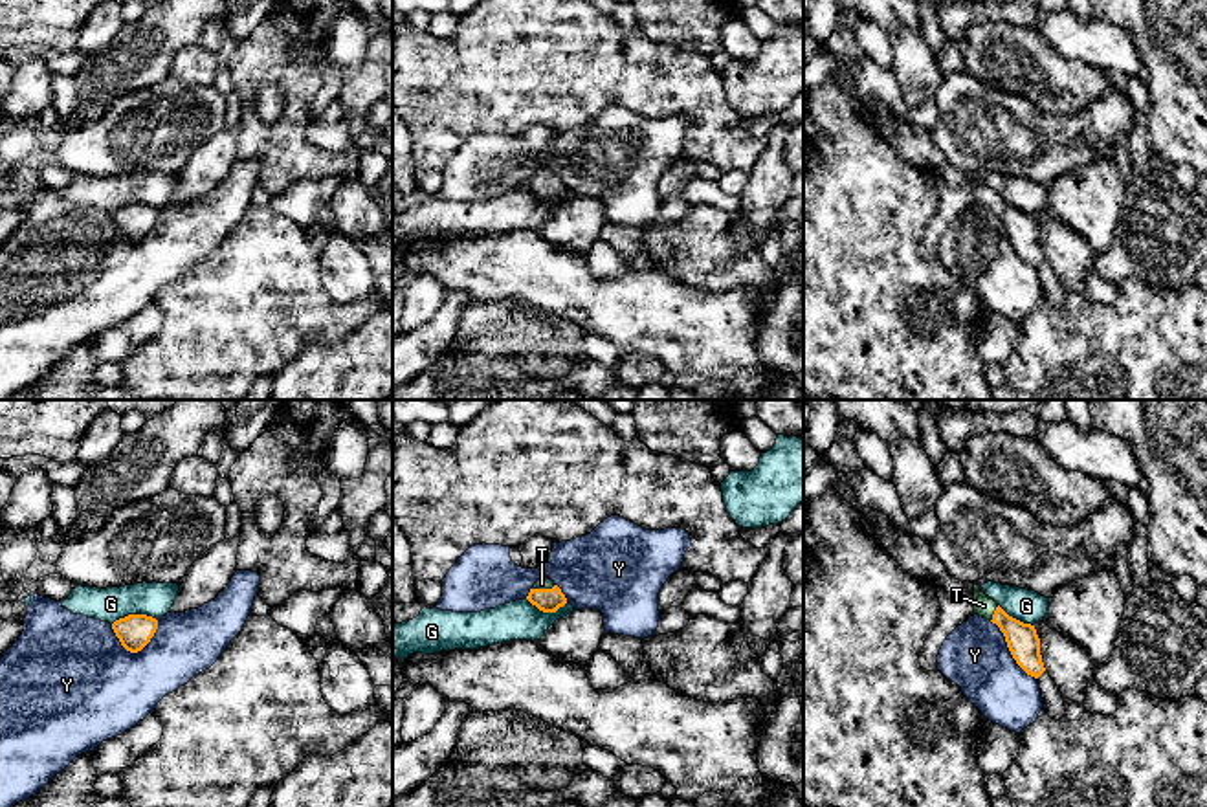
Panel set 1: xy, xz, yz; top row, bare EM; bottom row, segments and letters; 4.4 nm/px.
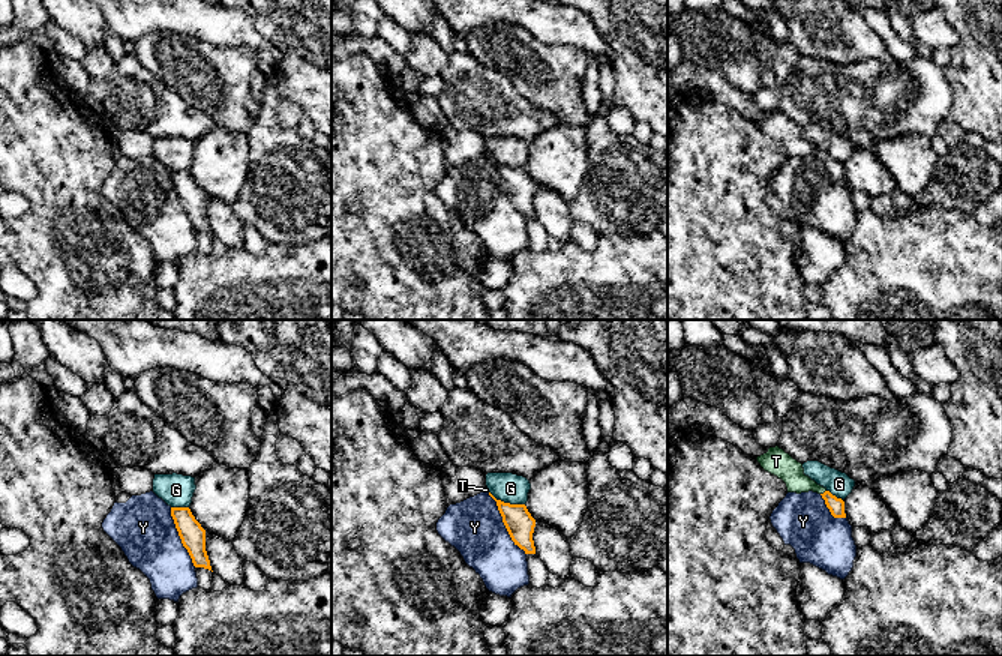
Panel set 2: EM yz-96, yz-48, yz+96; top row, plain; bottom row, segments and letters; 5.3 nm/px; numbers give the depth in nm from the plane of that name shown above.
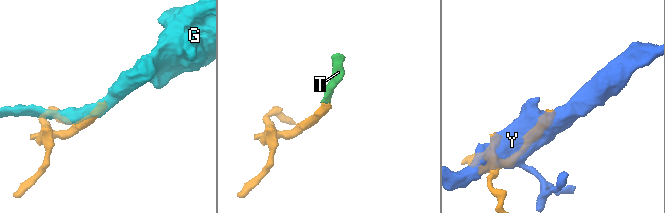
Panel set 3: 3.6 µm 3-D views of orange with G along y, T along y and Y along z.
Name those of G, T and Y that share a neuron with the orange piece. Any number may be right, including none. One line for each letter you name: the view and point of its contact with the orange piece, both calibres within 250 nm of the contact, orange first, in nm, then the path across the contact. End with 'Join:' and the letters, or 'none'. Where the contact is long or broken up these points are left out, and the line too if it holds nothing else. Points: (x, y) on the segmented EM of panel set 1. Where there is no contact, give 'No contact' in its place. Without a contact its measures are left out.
T: Touches orange at yz (995, 613). Thickness 140 nm (orange) against 90 nm. Path across: yz (1022, 641), (995, 613), (984, 606)
Join: T

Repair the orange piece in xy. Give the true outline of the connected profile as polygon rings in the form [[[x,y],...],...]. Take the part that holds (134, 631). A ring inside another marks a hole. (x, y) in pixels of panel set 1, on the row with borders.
[[[128,614],[112,624],[121,646],[130,651],[141,651],[158,629],[158,620],[147,614]]]

